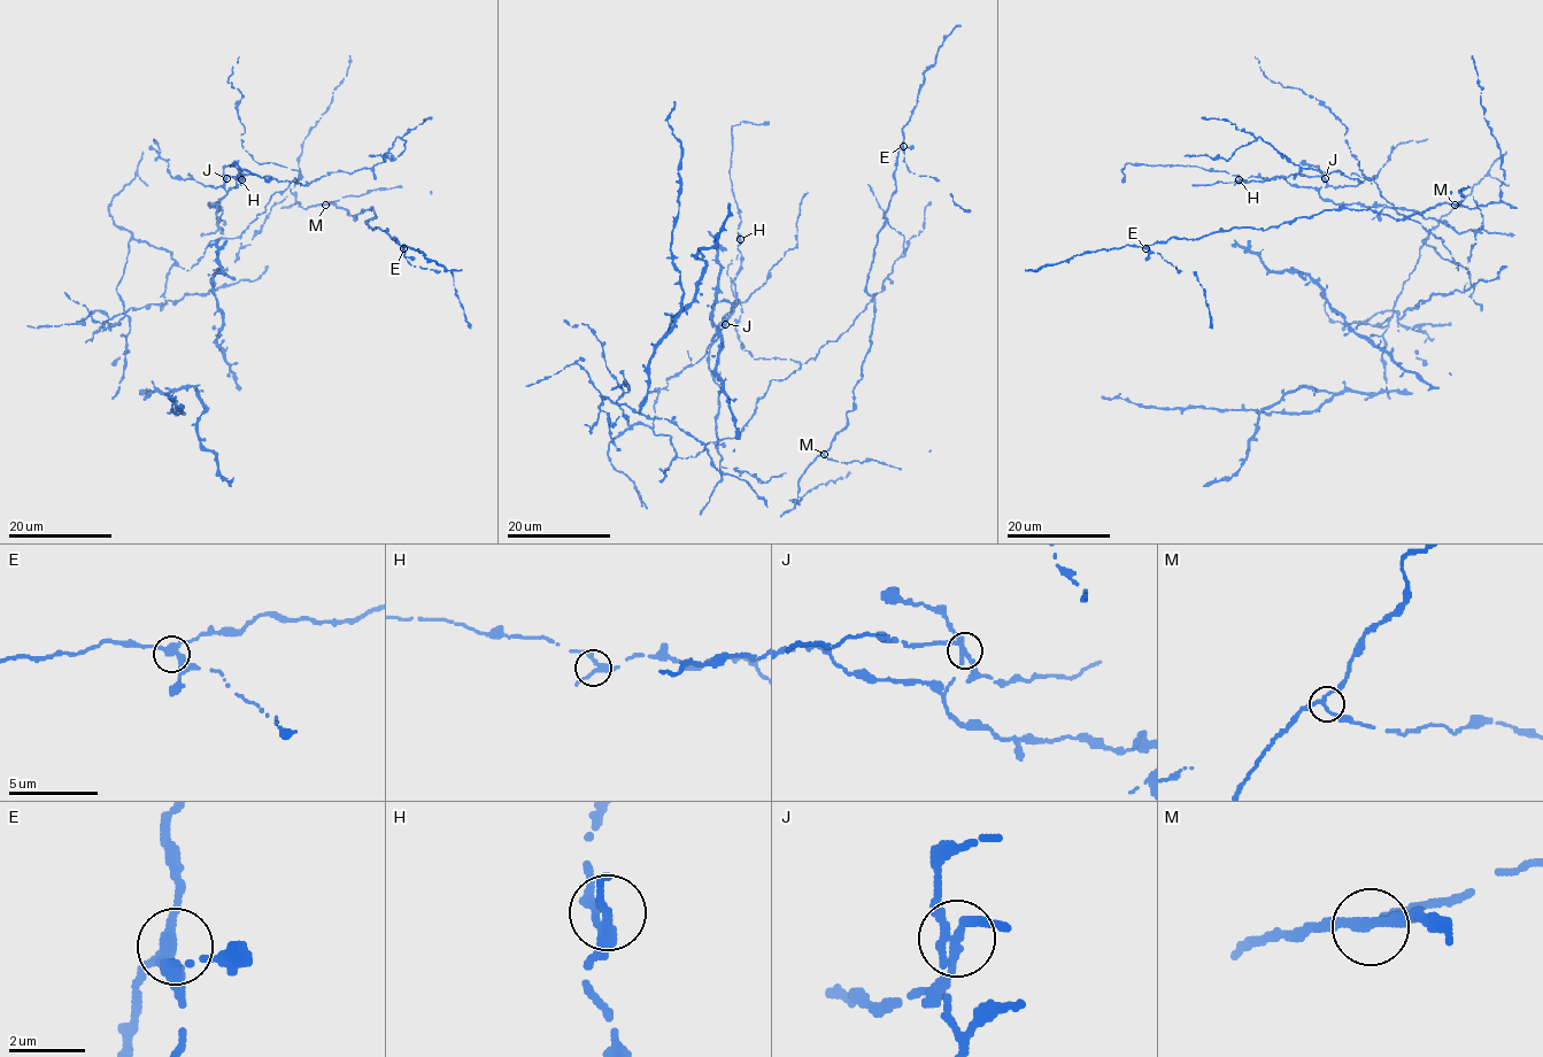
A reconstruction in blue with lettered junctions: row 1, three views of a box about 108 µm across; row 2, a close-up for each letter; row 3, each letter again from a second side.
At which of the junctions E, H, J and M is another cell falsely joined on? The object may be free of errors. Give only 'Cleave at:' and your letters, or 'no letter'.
Cleave at: J

